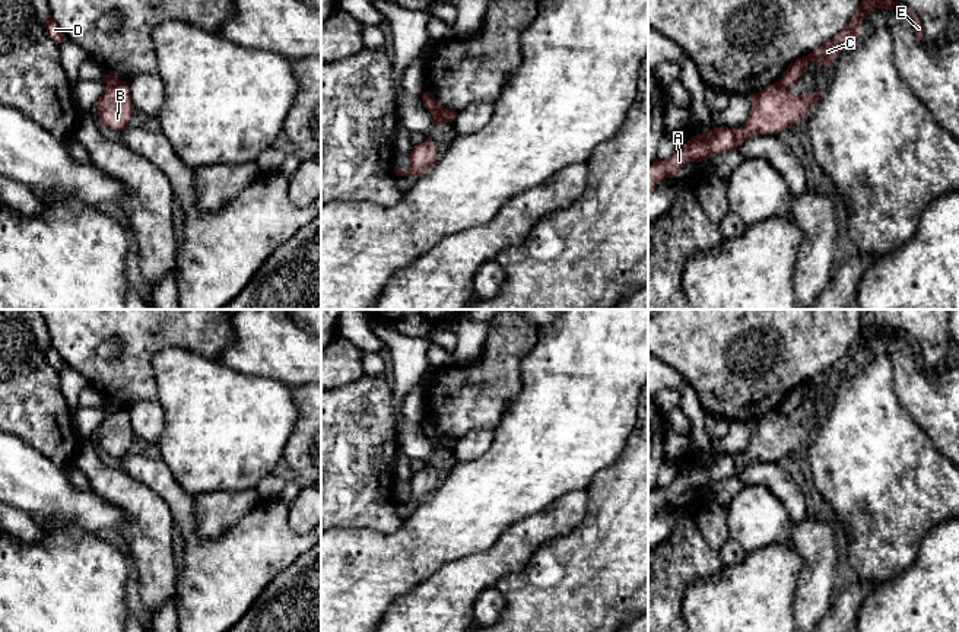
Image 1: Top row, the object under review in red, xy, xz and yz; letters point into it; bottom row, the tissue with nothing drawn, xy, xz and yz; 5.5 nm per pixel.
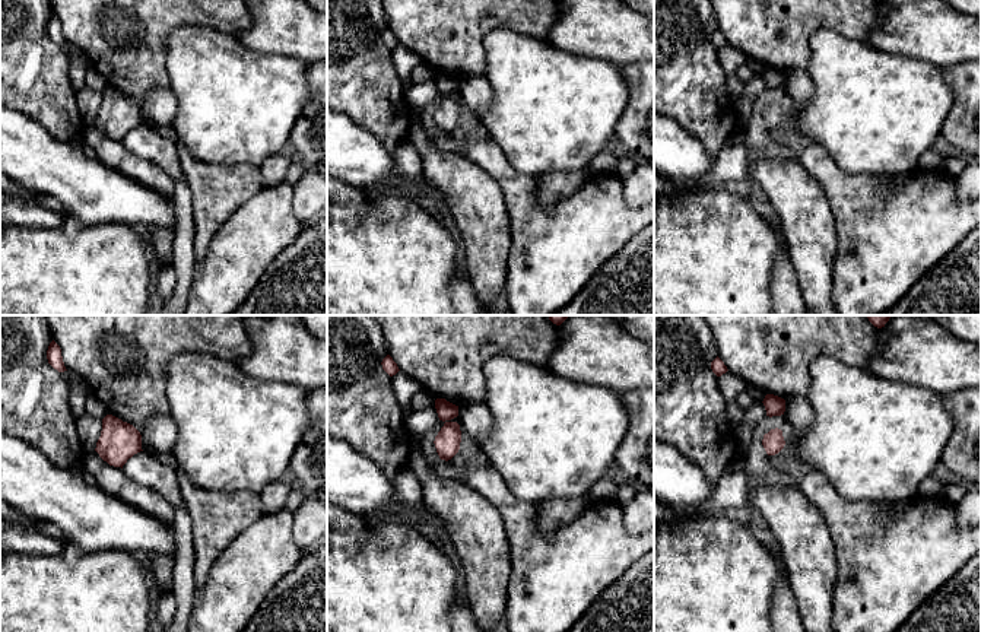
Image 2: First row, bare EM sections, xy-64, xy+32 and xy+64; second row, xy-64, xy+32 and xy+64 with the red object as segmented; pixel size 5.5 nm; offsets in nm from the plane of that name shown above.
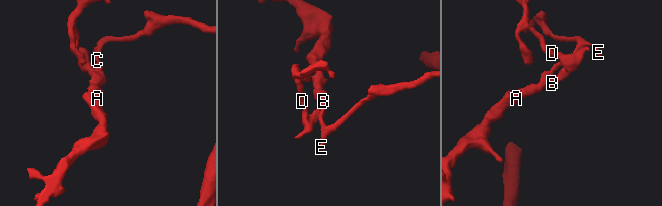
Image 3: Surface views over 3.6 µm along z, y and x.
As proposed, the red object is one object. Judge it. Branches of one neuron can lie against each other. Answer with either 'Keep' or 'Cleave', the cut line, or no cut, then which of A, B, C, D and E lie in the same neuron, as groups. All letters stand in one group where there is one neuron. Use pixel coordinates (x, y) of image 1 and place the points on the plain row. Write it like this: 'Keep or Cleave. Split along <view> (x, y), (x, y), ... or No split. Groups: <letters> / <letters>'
Cleave. Split along xy (120, 407), (107, 413). Groups: A B D / C E

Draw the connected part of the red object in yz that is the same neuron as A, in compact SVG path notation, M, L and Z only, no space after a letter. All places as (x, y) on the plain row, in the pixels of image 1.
M779 409L750 423L752 438L747 450L740 455L712 454L705 461L693 463L686 471L676 474L667 488L655 486L648 492L648 521L664 505L674 505L677 498L689 489L702 489L720 482L760 461L778 461L794 450L804 447L817 431L823 415L817 420L793 423Z

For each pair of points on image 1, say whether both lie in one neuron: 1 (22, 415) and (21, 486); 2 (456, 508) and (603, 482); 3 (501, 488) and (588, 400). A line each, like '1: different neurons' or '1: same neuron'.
1: different neurons
2: different neurons
3: same neuron

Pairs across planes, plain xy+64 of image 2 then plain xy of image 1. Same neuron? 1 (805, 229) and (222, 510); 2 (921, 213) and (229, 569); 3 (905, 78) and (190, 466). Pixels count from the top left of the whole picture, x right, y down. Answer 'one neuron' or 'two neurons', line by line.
1: two neurons
2: one neuron
3: one neuron

